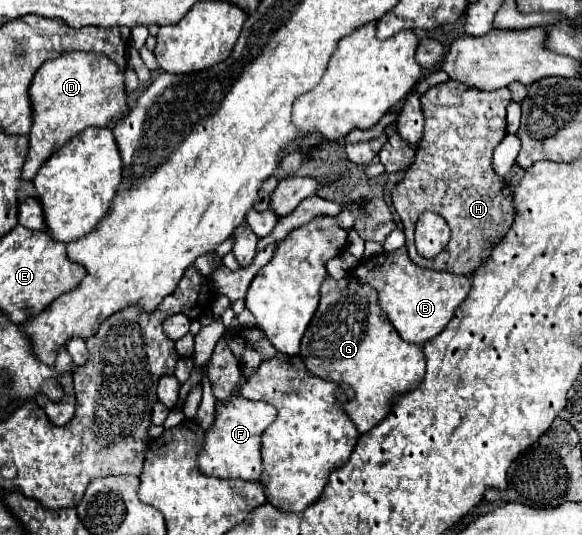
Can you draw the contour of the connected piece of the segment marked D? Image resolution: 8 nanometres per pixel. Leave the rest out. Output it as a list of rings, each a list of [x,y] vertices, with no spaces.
[[[68,51],[42,63],[30,85],[34,125],[28,133],[30,151],[22,167],[22,177],[32,181],[48,157],[58,151],[72,135],[94,125],[108,127],[114,119],[124,119],[130,111],[126,91],[126,69],[96,51]]]

